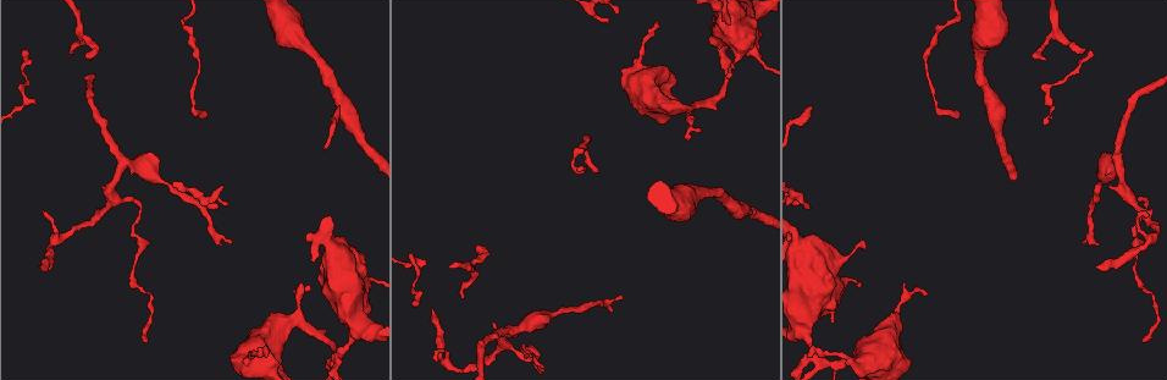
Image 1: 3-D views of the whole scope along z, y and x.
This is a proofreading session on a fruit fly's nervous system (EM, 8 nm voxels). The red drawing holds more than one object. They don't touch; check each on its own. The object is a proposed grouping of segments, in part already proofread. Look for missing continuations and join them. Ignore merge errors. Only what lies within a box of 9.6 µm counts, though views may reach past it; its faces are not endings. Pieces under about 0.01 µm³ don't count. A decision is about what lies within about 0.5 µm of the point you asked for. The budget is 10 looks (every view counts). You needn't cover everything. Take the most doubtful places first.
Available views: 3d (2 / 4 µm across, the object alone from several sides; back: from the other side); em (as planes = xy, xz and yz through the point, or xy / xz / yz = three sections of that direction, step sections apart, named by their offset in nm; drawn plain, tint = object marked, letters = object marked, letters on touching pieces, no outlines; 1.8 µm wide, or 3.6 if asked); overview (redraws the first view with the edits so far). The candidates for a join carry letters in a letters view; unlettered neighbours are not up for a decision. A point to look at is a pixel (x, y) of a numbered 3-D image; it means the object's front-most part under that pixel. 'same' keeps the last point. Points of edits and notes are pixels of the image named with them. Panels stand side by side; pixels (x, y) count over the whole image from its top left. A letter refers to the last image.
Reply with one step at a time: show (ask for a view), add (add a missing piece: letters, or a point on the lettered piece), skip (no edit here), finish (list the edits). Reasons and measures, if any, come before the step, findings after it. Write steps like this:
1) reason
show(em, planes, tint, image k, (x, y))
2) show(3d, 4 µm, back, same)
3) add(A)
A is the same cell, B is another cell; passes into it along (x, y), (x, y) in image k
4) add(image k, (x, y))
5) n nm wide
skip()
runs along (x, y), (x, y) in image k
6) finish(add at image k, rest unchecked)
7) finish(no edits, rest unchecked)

tapers out
show(3d, 2 µm, image 1, (1099, 266))

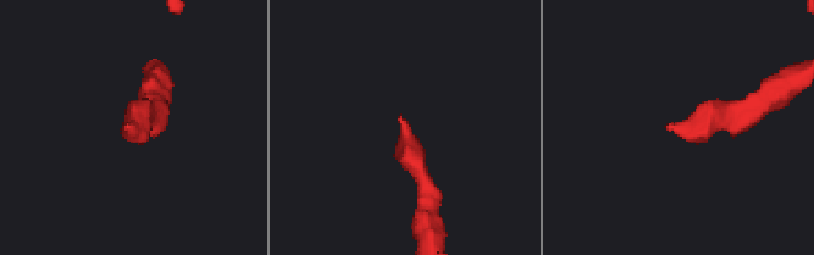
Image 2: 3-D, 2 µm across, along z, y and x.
show(em, planes, letters, image 2, (671, 124))

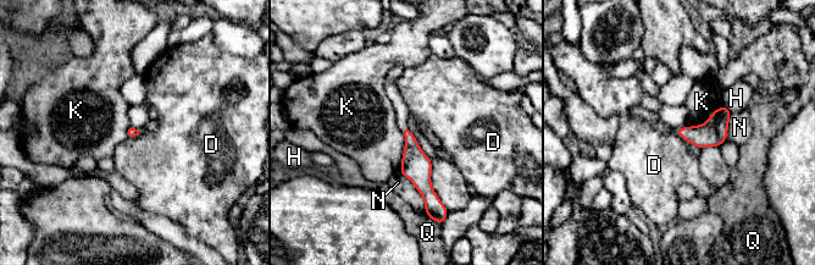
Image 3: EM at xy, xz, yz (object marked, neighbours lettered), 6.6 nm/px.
skip()
D, H, K, N and Q are other cells; border along (402, 130), (404, 148), (398, 171) in image 3; no lettered piece goes on from it

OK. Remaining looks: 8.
an open end
show(em, xy, step 8, letters, image 1, (832, 323))

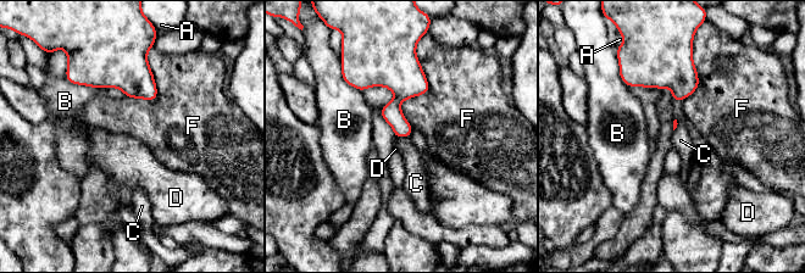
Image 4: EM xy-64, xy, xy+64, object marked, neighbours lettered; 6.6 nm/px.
show(em, yz, step 8, letters, same)

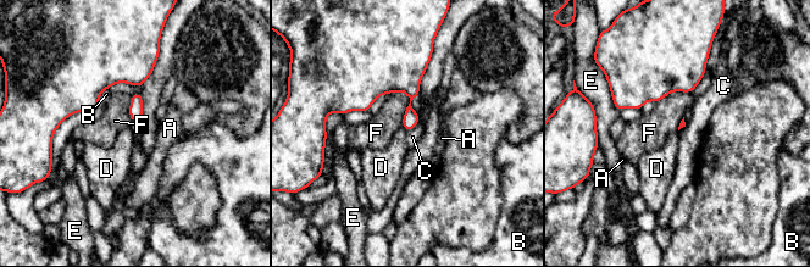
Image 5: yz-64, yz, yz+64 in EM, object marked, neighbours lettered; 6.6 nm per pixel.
skip()
A, B, C, D, E and F are other cells; border along (419, 120), (408, 132) in image 5; no lettered piece goes on from it

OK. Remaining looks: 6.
show(em, planes, letters, image 1, (621, 296))

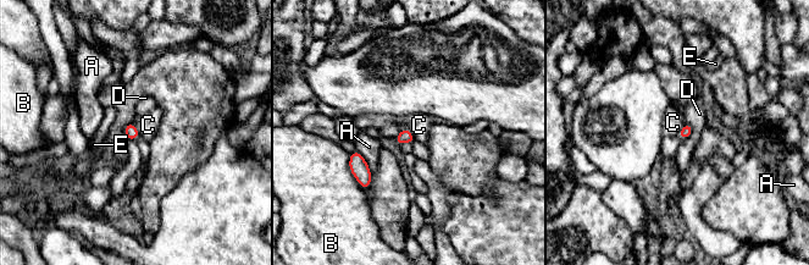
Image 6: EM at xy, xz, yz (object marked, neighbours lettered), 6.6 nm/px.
B touches over 260 nm
skip()
A, B, C, D and E are other cells; no lettered piece goes on from it

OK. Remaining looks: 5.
thin end
show(3d, 4 µm, image 1, (607, 20))

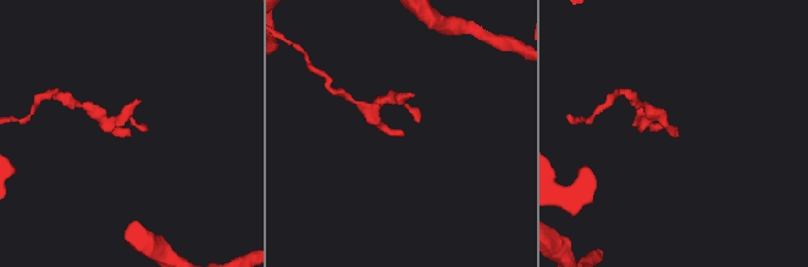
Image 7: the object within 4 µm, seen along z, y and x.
show(em, planes, letters, image 7, (131, 135))

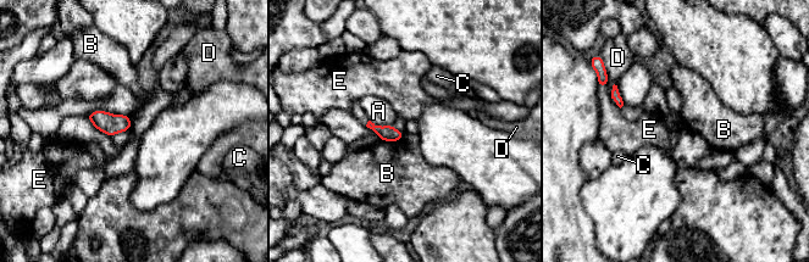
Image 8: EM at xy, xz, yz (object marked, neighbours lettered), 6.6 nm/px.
110 nm wide; A touches over 160 nm
skip()
A, B, C, D and E are other cells; none of them fits

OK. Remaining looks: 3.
finish(no edits, rest unchecked)

